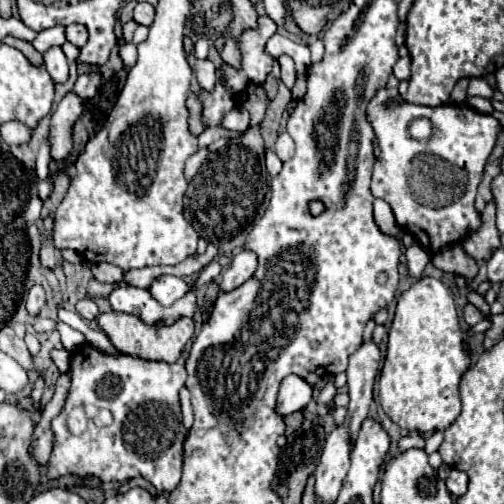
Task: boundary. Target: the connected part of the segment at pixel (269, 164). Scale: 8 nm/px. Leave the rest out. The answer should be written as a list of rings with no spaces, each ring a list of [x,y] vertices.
[[[266,150],[266,168],[268,168],[268,172],[270,172],[272,176],[276,176],[276,174],[280,172],[280,168],[282,168],[282,162],[280,162],[280,158],[276,156],[274,150]]]

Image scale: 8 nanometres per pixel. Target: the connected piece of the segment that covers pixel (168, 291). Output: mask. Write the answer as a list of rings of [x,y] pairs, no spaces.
[[[178,276],[156,278],[156,282],[152,282],[152,286],[148,288],[152,298],[156,298],[156,302],[160,302],[162,306],[172,306],[188,290],[190,290],[190,286],[182,278],[178,278]]]

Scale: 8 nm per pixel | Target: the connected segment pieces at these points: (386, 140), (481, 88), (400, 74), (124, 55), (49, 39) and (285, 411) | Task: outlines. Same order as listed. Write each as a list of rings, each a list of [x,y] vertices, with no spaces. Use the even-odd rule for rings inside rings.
[[[380,88],[366,106],[368,122],[380,146],[372,174],[372,194],[390,204],[402,230],[410,232],[420,246],[430,248],[430,254],[436,254],[446,246],[462,242],[482,226],[474,198],[486,160],[494,150],[500,124],[494,116],[480,114],[468,104],[444,104],[436,108],[400,104],[386,108],[384,100],[392,98],[394,92],[394,88]],[[418,116],[426,116],[434,124],[434,136],[424,144],[414,142],[406,130],[408,122]]]
[[[470,78],[470,86],[468,86],[468,96],[482,96],[482,98],[492,98],[494,90],[490,88],[490,84],[484,78]]]
[[[400,58],[394,64],[394,76],[398,80],[408,80],[410,78],[410,58]]]
[[[125,43],[120,48],[120,58],[126,69],[130,69],[137,61],[137,47],[133,43]]]
[[[54,26],[54,28],[48,28],[48,30],[42,30],[38,32],[38,36],[32,40],[32,46],[44,54],[44,50],[52,48],[52,46],[62,46],[66,42],[66,36],[64,36],[64,26]]]
[[[290,374],[282,380],[278,400],[276,400],[276,412],[280,416],[288,416],[292,412],[302,410],[312,398],[312,386],[302,380],[296,374]]]

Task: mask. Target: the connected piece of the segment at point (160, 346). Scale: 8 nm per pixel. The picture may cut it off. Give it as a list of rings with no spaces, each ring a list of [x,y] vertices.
[[[106,312],[98,316],[100,328],[106,332],[108,340],[124,354],[132,354],[146,360],[162,360],[162,362],[176,362],[178,356],[184,350],[184,344],[194,334],[194,320],[192,318],[178,318],[174,324],[158,326],[158,324],[146,324],[144,320],[124,314],[124,312]]]

